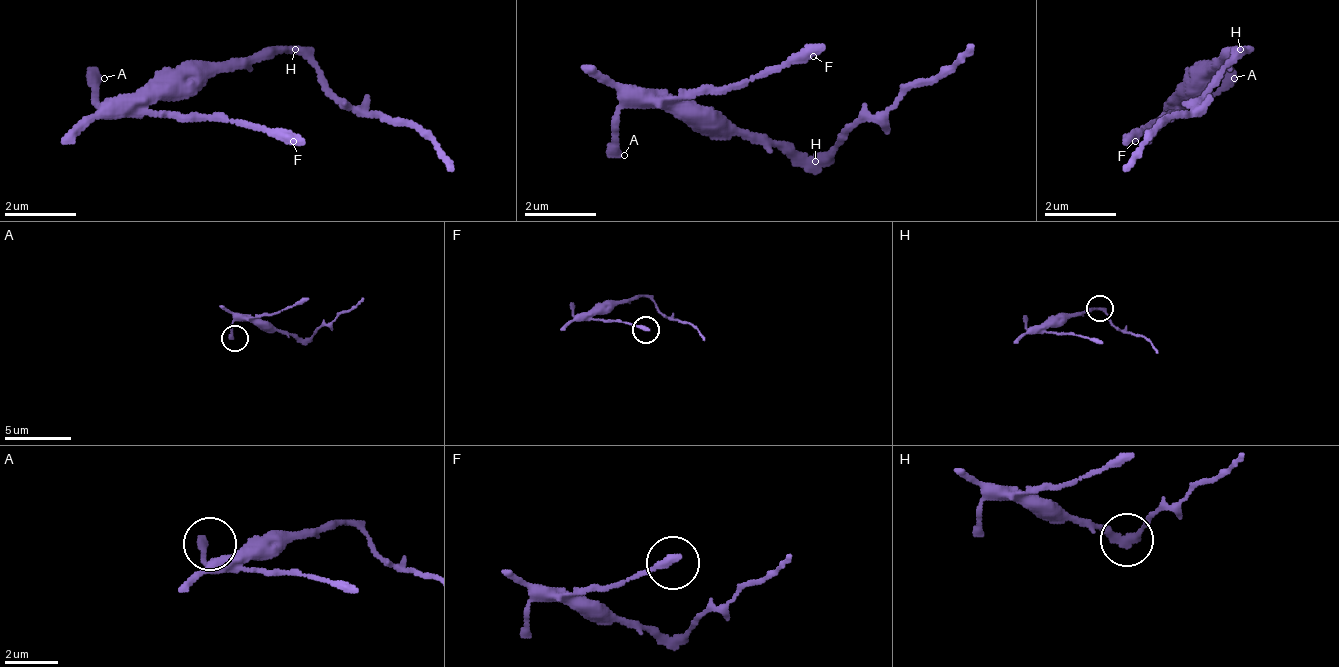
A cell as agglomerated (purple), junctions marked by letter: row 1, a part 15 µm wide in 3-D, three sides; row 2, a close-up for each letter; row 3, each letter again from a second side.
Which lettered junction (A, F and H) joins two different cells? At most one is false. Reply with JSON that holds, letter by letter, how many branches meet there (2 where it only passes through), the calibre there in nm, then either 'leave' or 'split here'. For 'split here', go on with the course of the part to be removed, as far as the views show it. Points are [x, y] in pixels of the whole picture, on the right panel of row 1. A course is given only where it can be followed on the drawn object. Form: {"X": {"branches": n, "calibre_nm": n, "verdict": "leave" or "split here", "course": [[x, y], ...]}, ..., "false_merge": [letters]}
{"A": {"branches": 1, "calibre_nm": 280, "verdict": "leave"}, "F": {"branches": 1, "calibre_nm": 320, "verdict": "leave"}, "H": {"branches": 2, "calibre_nm": 280, "verdict": "split here", "course": [[1243, 51], [1126, 168]]}, "false_merge": ["H"]}

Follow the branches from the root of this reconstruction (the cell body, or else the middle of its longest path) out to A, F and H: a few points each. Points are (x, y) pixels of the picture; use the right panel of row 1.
A: (1225, 60), (1189, 96), (1189, 105), (1198, 96), (1216, 96), (1234, 78)
F: (1225, 60), (1171, 114), (1162, 114), (1135, 141)
H: (1225, 60), (1234, 51), (1243, 51)

